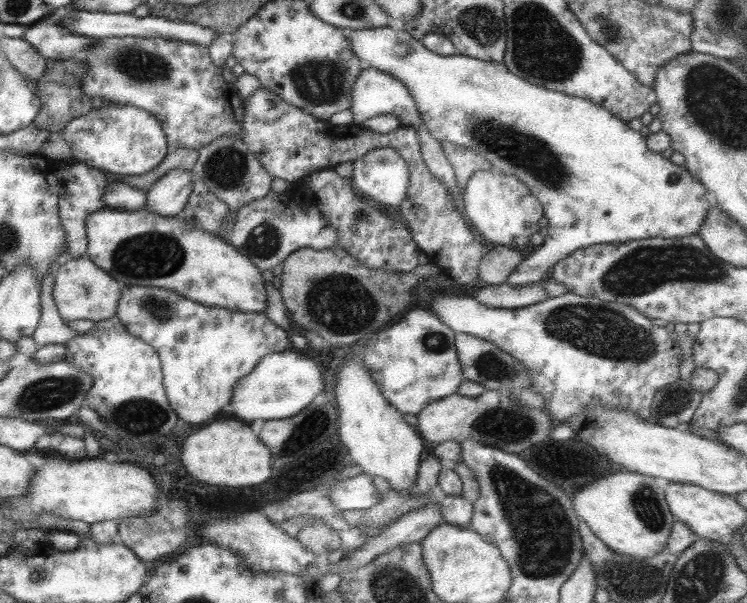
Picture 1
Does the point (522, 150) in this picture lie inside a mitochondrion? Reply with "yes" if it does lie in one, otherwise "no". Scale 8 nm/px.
yes

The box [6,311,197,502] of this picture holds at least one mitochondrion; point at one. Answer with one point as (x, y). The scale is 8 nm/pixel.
(48, 393)

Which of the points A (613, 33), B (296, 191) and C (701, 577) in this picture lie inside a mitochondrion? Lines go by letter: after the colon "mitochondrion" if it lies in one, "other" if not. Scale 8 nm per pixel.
A: mitochondrion
B: other
C: mitochondrion

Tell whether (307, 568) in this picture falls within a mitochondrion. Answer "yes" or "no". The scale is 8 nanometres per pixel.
no

